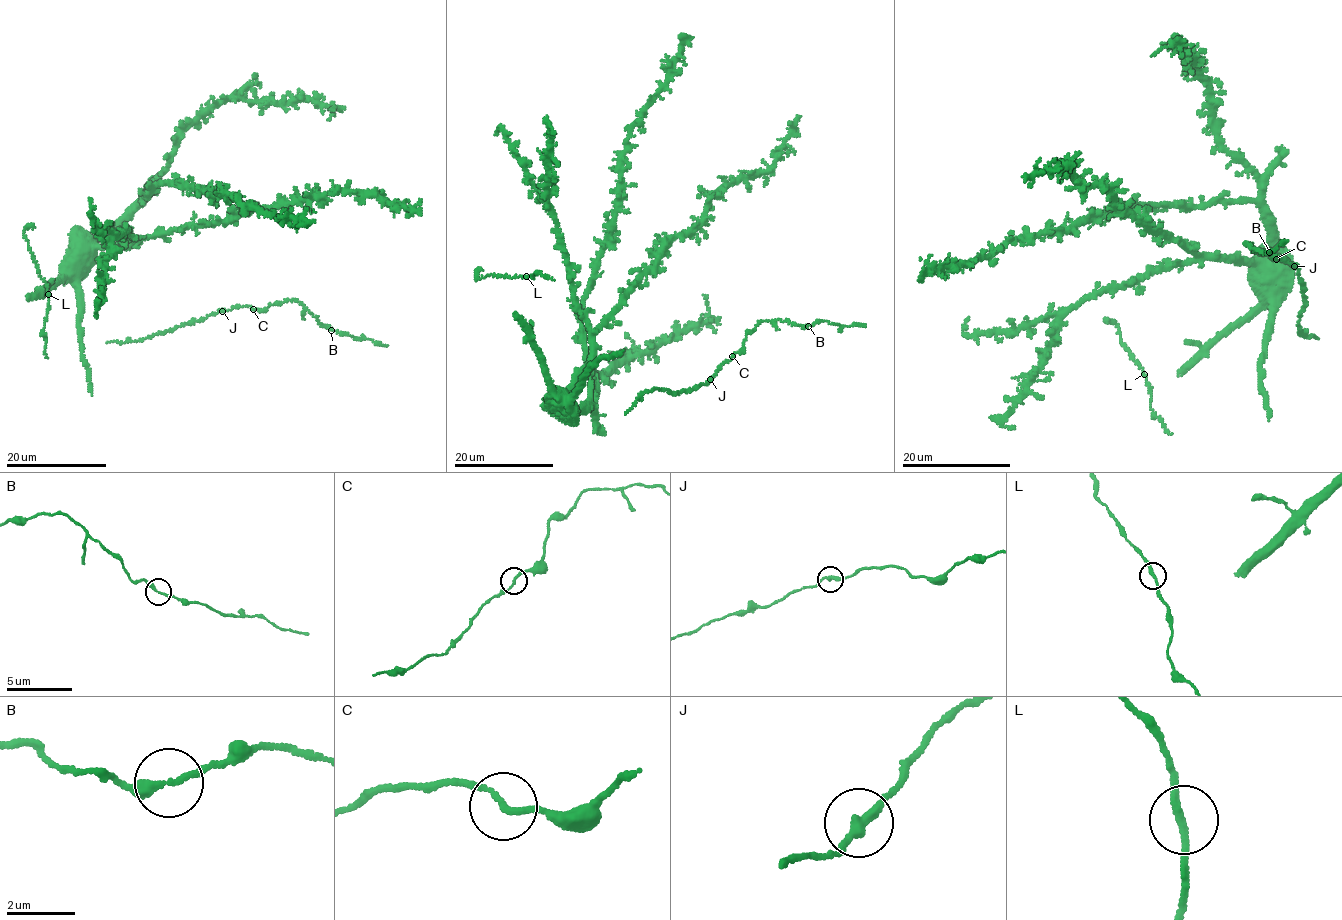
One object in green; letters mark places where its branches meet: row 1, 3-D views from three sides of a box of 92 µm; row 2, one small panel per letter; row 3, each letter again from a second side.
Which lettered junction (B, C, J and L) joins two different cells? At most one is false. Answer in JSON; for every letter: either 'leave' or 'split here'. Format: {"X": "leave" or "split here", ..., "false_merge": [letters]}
{"B": "leave", "C": "leave", "J": "leave", "L": "leave", "false_merge": []}

